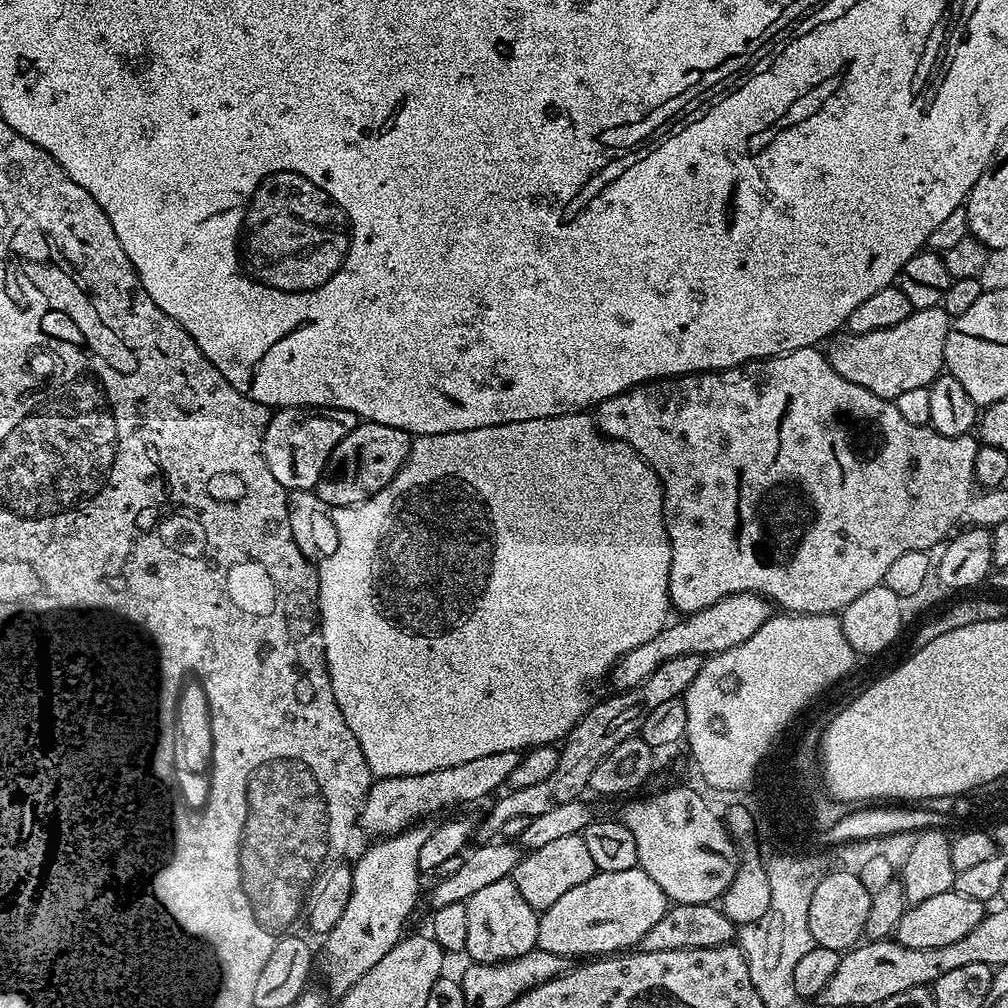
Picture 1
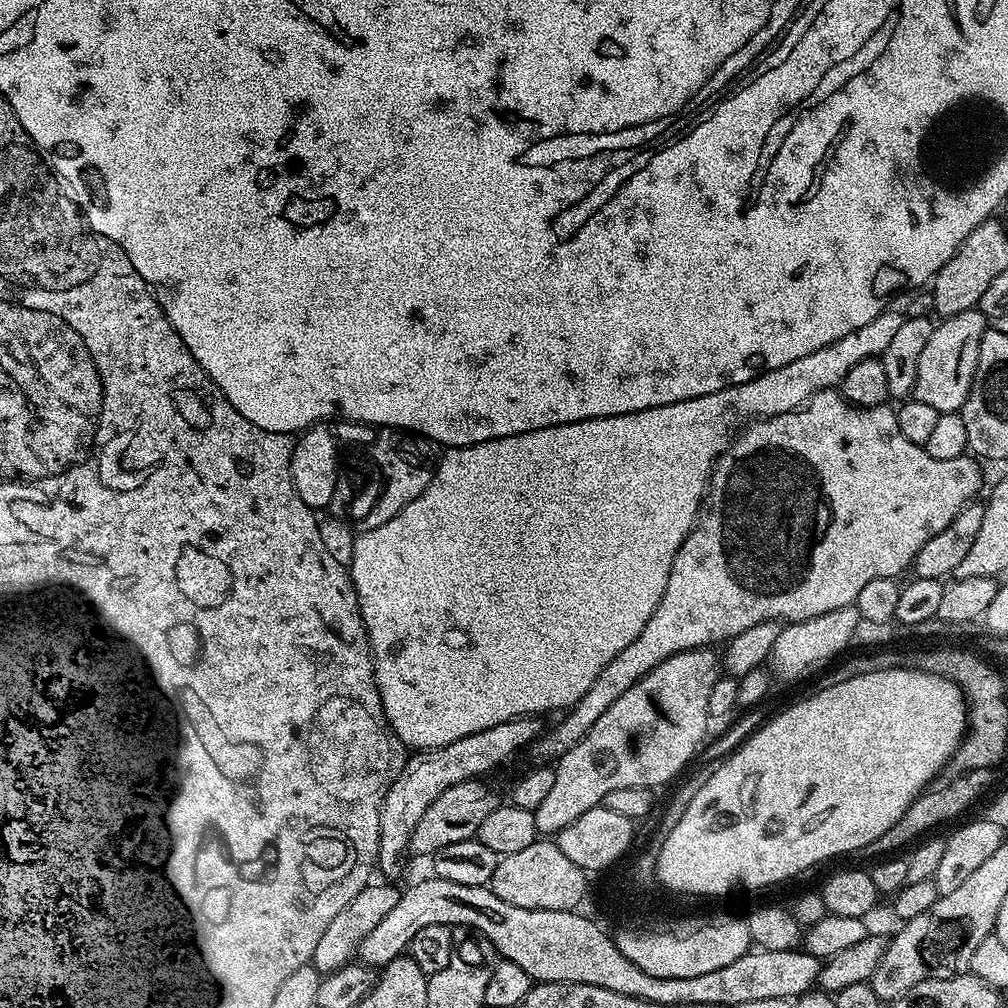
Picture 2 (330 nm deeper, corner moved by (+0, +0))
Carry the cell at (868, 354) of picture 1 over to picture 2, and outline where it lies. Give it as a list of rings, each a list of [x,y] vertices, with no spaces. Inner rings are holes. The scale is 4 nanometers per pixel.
[[[979,307],[962,310],[962,314],[943,317],[933,327],[930,339],[918,358],[918,378],[915,399],[934,406],[941,412],[959,412],[964,407],[974,382],[974,370],[978,366],[978,350],[982,346],[982,334],[990,323],[989,317],[981,314]]]

